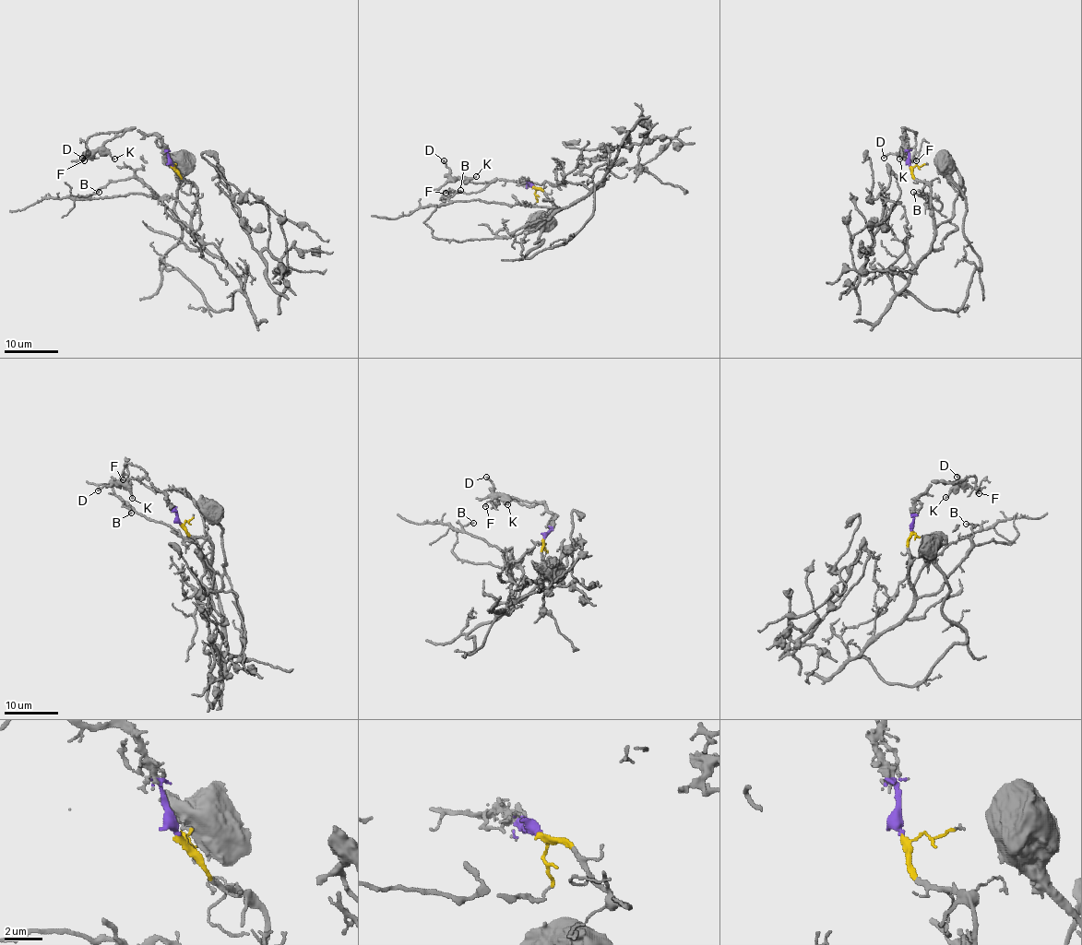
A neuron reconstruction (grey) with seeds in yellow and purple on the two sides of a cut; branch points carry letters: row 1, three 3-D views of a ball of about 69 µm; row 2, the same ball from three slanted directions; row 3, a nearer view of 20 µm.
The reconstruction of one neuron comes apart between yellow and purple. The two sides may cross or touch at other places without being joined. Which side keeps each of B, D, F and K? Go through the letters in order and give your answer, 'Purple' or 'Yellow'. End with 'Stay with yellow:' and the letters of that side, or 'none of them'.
B: Yellow
D: Purple
F: Purple
K: Purple
Stay with yellow: B

